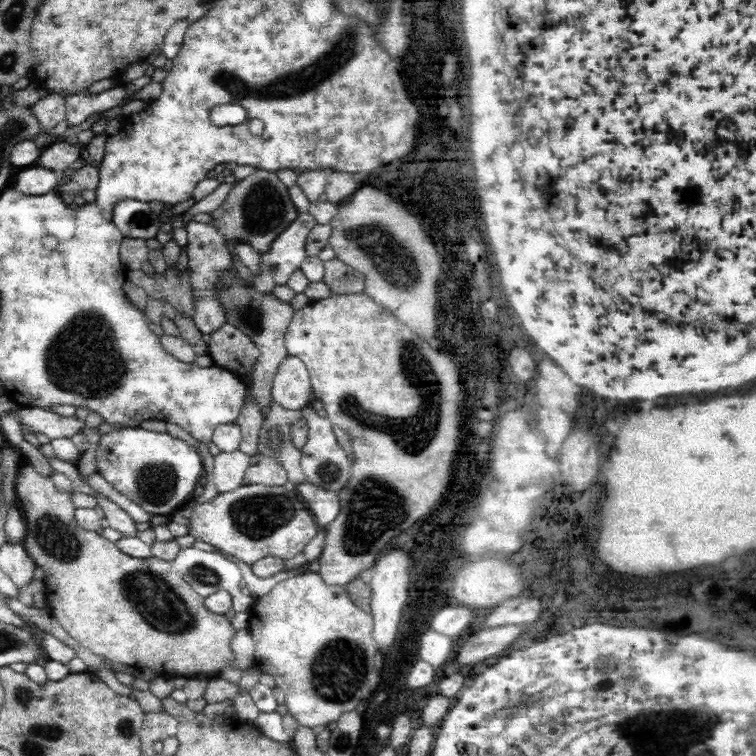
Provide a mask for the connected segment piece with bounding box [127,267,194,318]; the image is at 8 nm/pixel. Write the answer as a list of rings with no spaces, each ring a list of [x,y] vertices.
[[[167,267],[164,274],[159,272],[146,274],[142,269],[128,270],[127,280],[143,288],[148,297],[158,299],[160,302],[168,301],[178,313],[193,318],[193,297],[188,268],[184,272],[177,272],[175,267]]]

